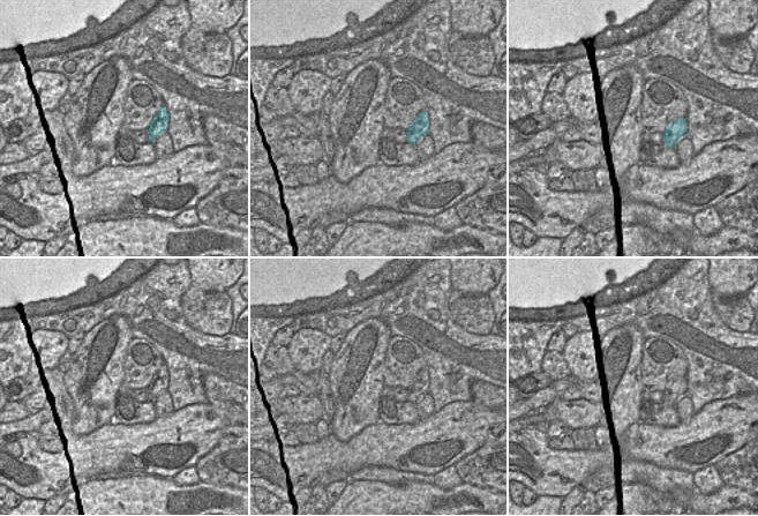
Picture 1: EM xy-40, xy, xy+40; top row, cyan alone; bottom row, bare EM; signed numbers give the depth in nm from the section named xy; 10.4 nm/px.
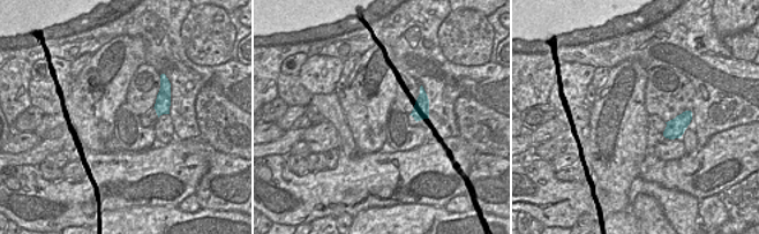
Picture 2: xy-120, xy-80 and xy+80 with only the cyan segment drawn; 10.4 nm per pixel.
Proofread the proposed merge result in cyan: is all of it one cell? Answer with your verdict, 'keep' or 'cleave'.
cleave

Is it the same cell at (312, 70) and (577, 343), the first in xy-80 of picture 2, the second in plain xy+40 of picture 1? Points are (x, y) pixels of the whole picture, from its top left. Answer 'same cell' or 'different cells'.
same cell

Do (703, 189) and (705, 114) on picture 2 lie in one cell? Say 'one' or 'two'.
two

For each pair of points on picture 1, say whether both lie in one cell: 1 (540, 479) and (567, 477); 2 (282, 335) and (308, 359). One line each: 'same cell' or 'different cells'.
1: same cell
2: same cell

